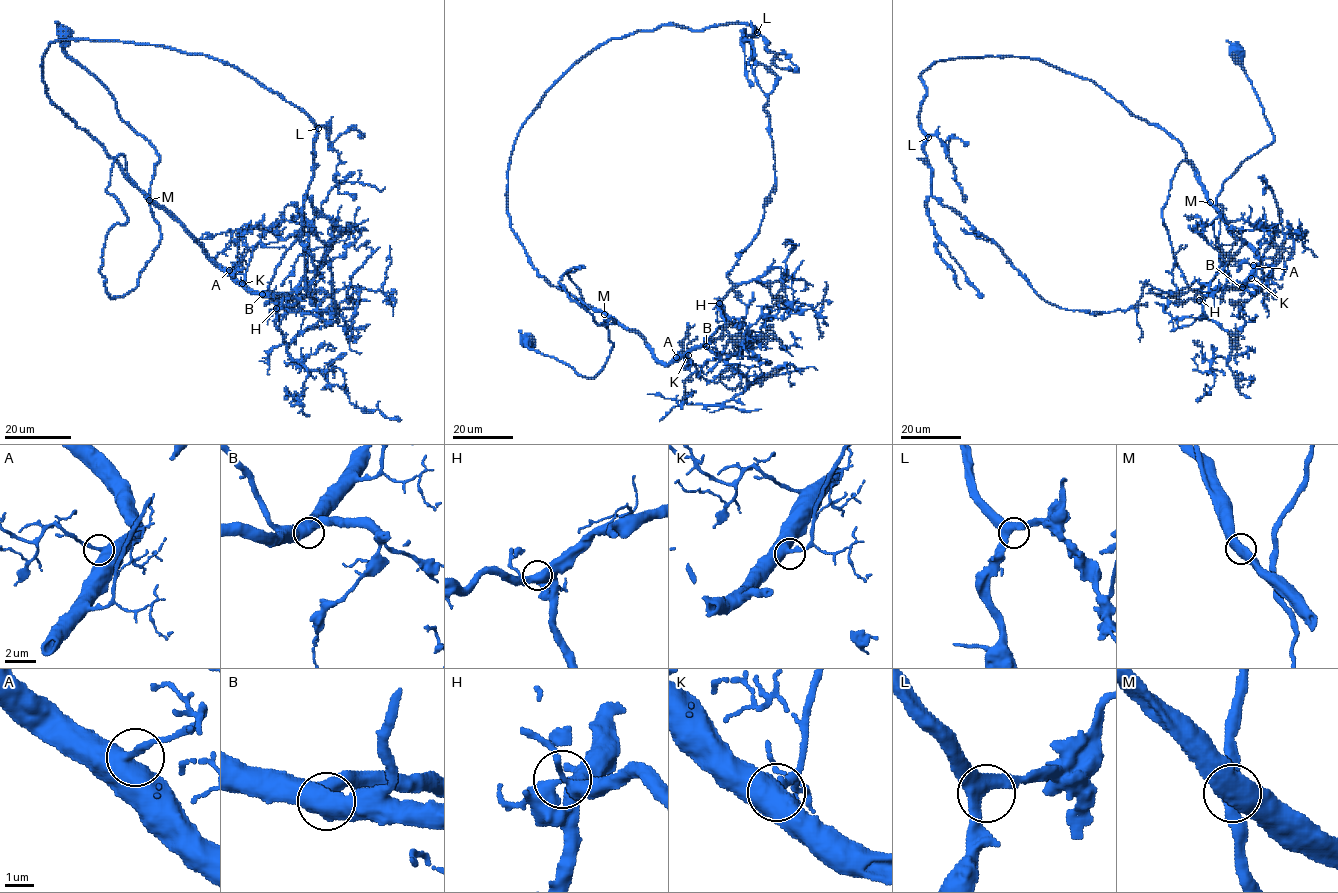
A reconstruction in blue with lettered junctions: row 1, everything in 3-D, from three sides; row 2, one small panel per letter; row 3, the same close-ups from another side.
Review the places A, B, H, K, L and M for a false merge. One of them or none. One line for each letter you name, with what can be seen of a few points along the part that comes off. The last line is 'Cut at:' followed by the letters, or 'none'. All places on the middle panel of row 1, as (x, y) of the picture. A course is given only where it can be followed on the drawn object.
Cut at: none

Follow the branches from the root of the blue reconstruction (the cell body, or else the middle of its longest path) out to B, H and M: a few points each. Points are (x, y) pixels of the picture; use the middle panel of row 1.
B: (528, 341), (601, 369), (614, 323), (559, 282), (583, 266), (565, 273), (582, 302), (659, 361), (706, 346)
H: (528, 341), (601, 369), (614, 323), (559, 282), (581, 266), (582, 302), (667, 363), (720, 336), (719, 303)
M: (528, 341), (593, 377), (614, 323), (560, 277), (583, 266), (565, 273), (604, 314)

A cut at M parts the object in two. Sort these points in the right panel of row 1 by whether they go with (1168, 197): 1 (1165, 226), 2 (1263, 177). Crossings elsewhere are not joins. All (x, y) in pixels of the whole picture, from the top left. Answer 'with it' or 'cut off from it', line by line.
1: with it
2: cut off from it

